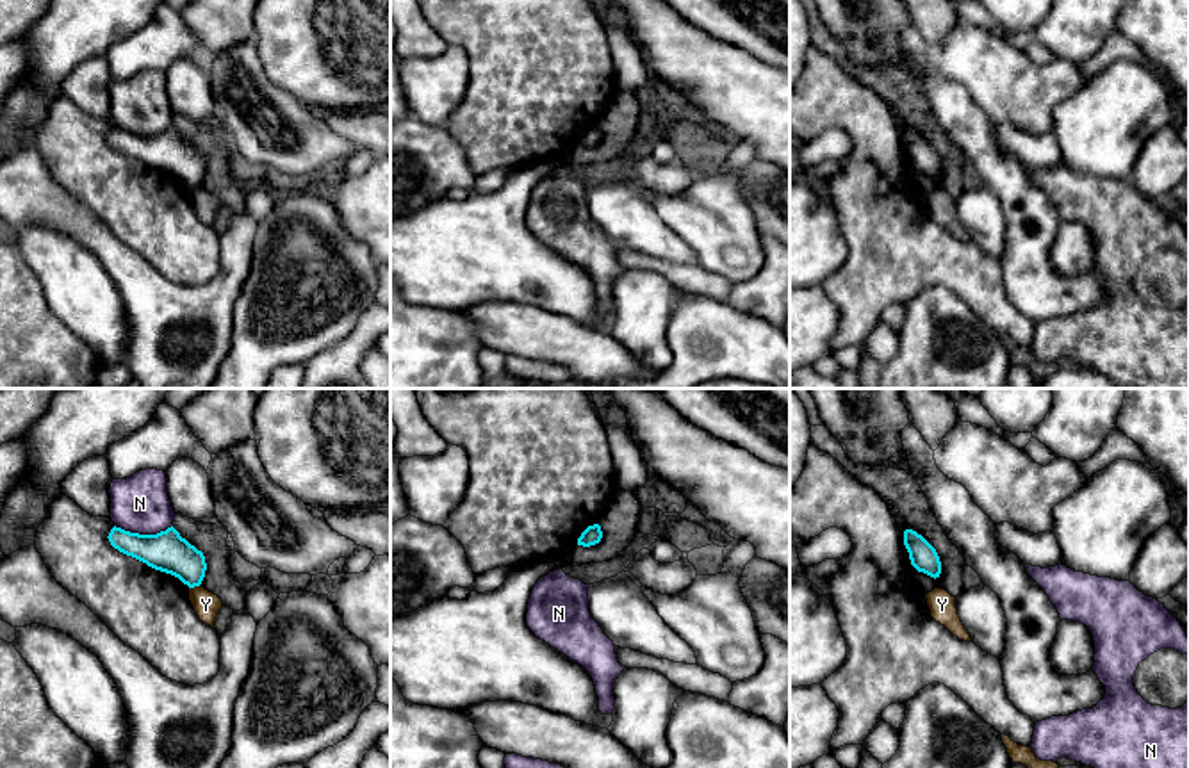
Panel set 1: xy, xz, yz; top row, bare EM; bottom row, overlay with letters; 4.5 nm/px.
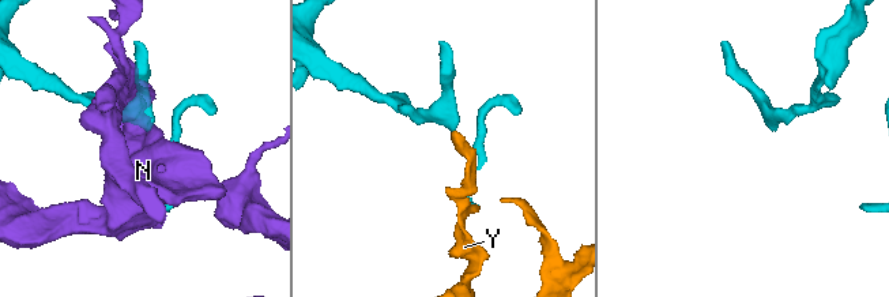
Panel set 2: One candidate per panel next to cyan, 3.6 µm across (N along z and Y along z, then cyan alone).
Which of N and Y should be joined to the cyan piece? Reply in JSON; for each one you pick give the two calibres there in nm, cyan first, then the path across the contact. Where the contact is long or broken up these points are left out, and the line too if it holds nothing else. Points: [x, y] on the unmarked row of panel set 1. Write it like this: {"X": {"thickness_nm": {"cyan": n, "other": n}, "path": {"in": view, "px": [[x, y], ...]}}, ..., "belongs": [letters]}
{"belongs": []}

